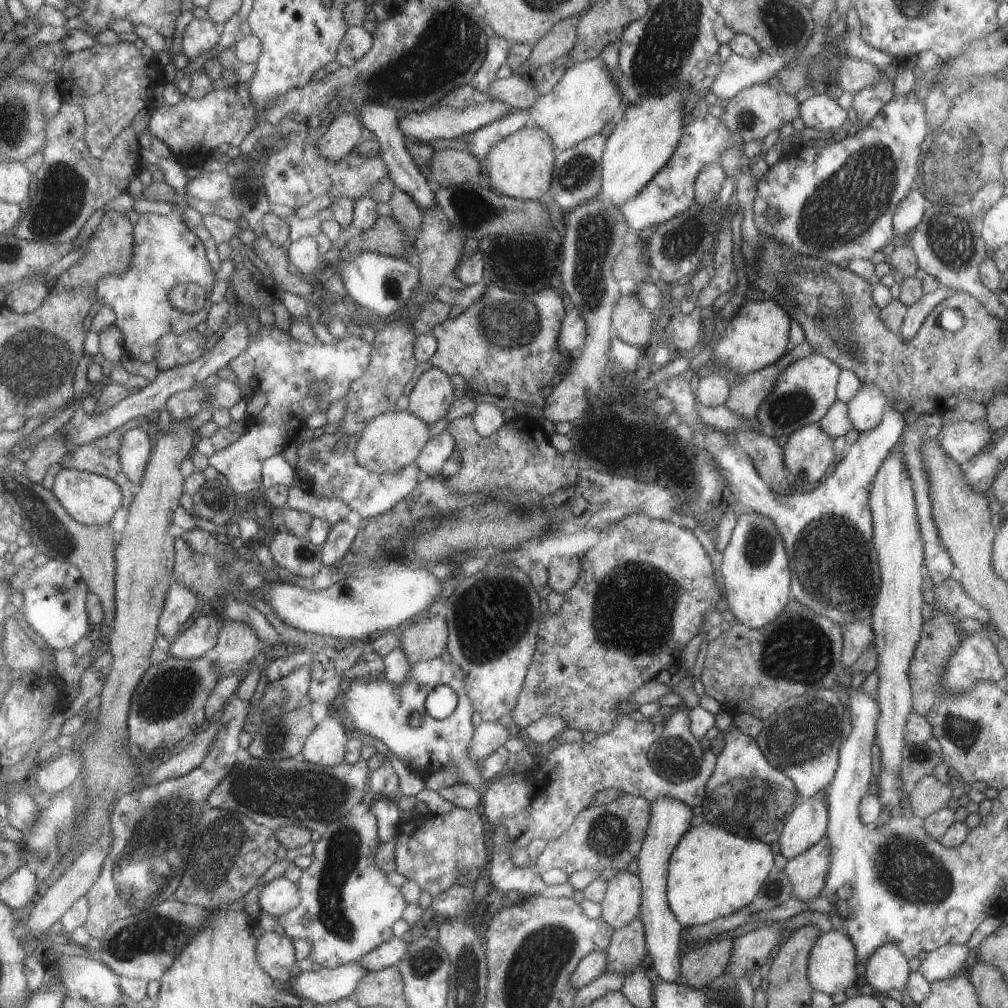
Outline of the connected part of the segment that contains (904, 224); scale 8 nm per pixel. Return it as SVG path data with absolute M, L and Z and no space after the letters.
M911 190L895 208L893 214L893 232L897 240L905 240L907 234L921 222L923 212L927 210L927 200L919 190Z

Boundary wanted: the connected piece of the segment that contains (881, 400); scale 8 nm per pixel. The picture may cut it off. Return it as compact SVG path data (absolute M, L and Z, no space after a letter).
M861 386L861 390L847 404L853 430L857 430L859 434L873 430L881 422L887 404L889 402L879 388Z

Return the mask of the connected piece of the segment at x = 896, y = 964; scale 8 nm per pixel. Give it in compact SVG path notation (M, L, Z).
M881 946L865 962L863 984L869 984L877 998L885 998L891 990L897 990L901 994L911 976L907 962L909 960L905 960L903 954L895 950L895 946Z

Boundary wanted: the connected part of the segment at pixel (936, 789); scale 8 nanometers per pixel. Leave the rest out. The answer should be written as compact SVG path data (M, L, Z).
M933 774L921 778L911 790L909 790L909 806L911 814L915 818L925 820L929 814L941 810L947 806L951 798L951 784L941 784Z

